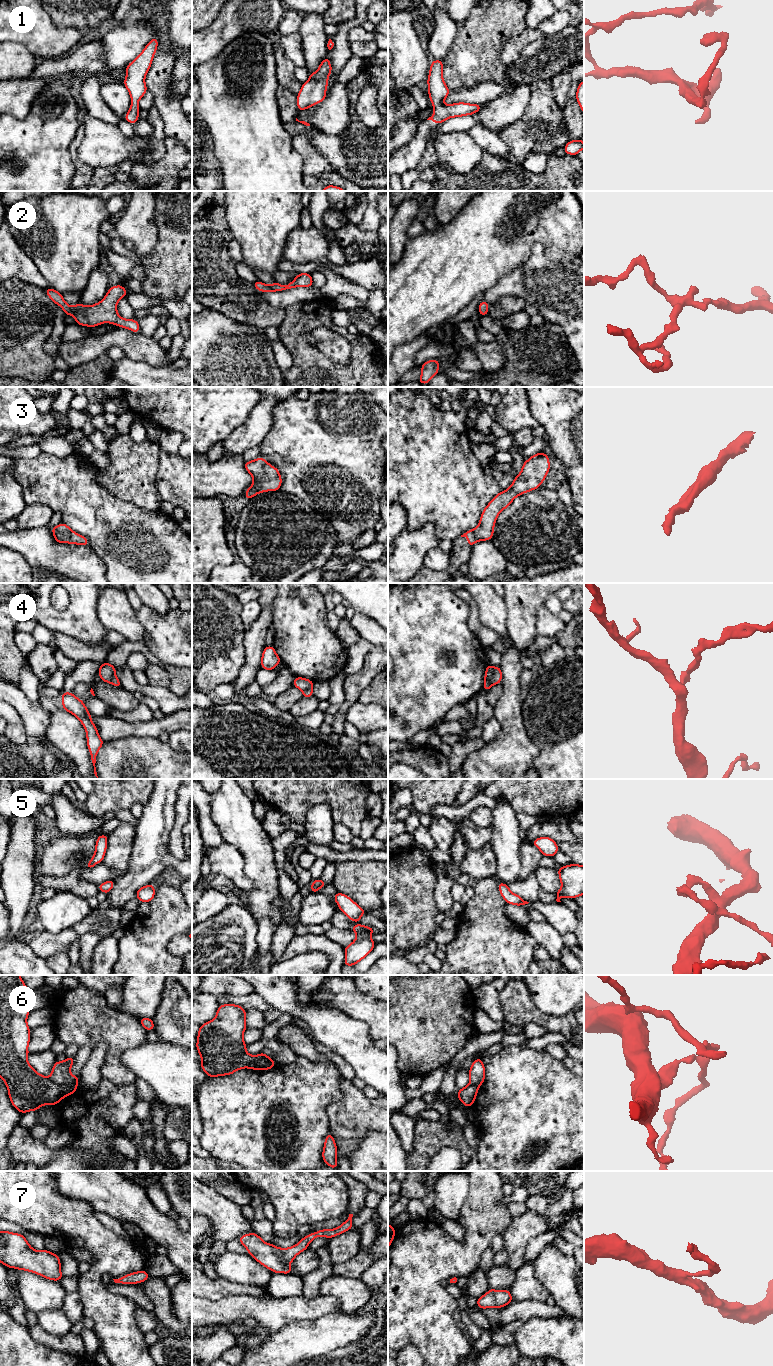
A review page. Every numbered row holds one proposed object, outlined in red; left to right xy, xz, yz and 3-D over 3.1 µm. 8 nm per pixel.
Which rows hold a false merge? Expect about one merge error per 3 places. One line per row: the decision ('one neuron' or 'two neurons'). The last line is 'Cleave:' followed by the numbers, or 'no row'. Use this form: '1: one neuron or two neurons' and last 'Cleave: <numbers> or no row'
1: one neuron
2: one neuron
3: one neuron
4: two neurons
5: one neuron
6: two neurons
7: one neuron
Cleave: 4, 6

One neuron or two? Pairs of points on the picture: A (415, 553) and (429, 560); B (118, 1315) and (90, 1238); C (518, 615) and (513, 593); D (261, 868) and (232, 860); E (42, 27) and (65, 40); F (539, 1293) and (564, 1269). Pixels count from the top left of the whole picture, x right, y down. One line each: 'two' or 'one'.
A: two
B: one
C: one
D: two
E: one
F: two

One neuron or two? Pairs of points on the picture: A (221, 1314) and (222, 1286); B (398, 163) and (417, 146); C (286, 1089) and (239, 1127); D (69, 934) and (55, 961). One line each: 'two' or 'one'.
A: two
B: one
C: one
D: two

